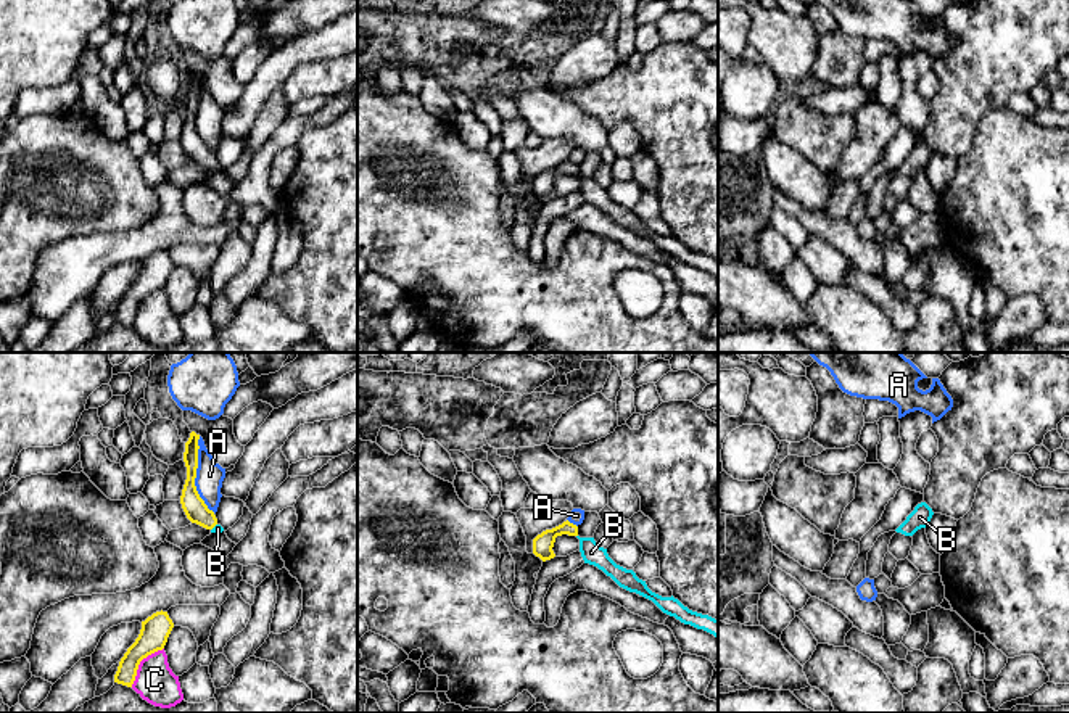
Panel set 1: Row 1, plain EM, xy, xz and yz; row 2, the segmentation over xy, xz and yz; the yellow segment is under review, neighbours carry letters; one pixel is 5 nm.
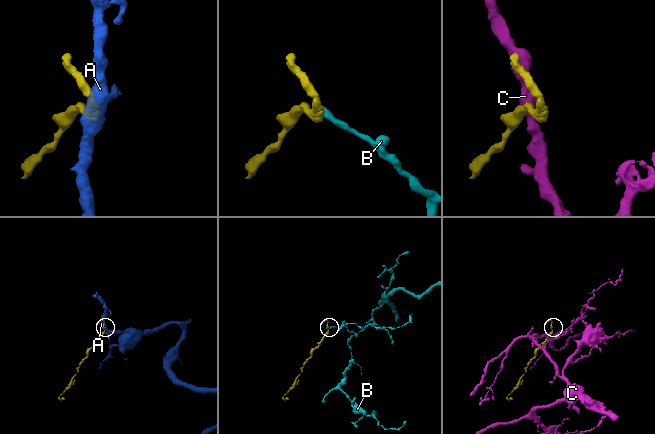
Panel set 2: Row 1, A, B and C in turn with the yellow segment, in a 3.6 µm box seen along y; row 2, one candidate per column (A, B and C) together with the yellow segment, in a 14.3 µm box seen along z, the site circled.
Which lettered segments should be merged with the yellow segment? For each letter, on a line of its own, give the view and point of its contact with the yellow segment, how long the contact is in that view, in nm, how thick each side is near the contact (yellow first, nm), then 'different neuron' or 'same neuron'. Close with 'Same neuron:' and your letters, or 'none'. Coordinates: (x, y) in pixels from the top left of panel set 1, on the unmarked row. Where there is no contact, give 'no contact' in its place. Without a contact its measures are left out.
A: meets yellow in xy at (195, 115); contact 400 nm long; 120 nm thick on the yellow side, 140 nm on the other; different neuron
B: meets yellow in xy at (214, 164); contact 50 nm long; 120 nm thick on the yellow side, 50 nm on the other; same neuron
C: meets yellow in xy at (139, 303); contact 260 nm long; 140 nm thick on the yellow side, 200 nm on the other; different neuron
Same neuron: B

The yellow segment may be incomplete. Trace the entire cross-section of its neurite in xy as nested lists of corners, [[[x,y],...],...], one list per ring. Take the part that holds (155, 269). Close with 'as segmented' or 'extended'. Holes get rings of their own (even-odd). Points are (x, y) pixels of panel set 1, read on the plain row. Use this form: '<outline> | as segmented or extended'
[[[163,249],[142,261],[138,277],[119,301],[114,322],[132,327],[140,301],[164,288],[172,267],[172,259],[169,258],[167,251]]] | as segmented

